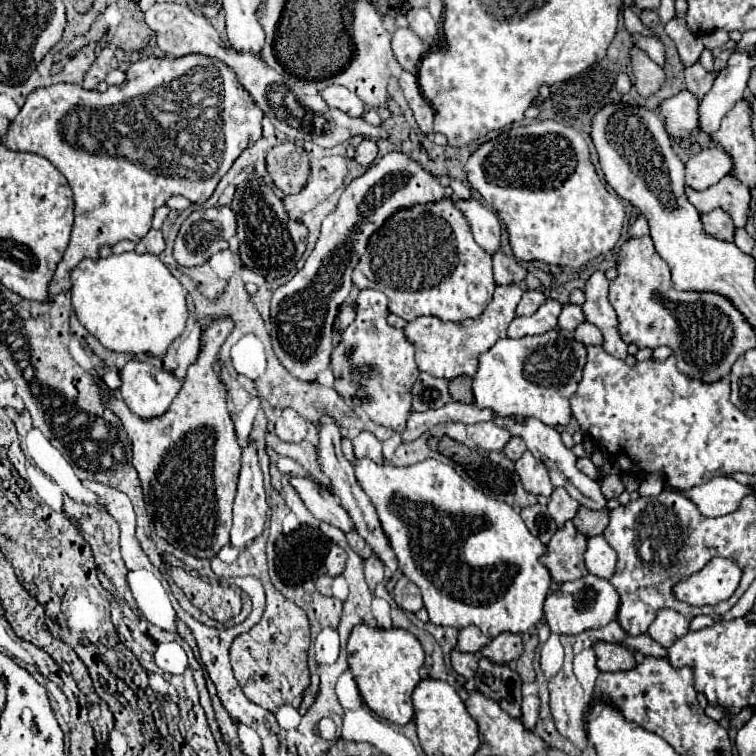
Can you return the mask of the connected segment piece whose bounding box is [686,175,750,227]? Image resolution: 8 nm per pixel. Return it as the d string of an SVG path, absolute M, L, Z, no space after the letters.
M726 175L718 185L698 193L690 187L686 187L686 195L690 203L700 209L700 213L710 213L714 209L724 209L736 227L746 225L746 211L750 205L750 191L746 185L742 185L734 175Z

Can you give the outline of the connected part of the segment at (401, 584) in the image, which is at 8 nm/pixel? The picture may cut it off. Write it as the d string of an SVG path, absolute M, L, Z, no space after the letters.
M402 577L402 579L396 583L396 587L394 587L394 591L392 591L392 597L394 597L394 601L398 603L398 607L404 609L404 611L416 613L416 611L422 607L420 589L418 589L412 581L408 581L408 577Z

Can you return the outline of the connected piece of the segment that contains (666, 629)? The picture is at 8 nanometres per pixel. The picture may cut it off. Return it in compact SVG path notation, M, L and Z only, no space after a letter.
M662 609L652 621L648 635L662 647L670 647L676 639L688 633L688 621L674 609Z

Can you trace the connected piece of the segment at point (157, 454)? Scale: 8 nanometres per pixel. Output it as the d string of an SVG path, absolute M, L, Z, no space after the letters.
M230 317L212 319L202 329L200 353L188 367L180 393L162 417L144 421L116 397L118 393L104 389L108 407L120 417L132 441L132 465L140 475L146 507L152 509L156 535L176 549L202 559L214 557L230 543L232 503L242 459L228 411L228 387L214 369L218 351L232 329L234 321Z

